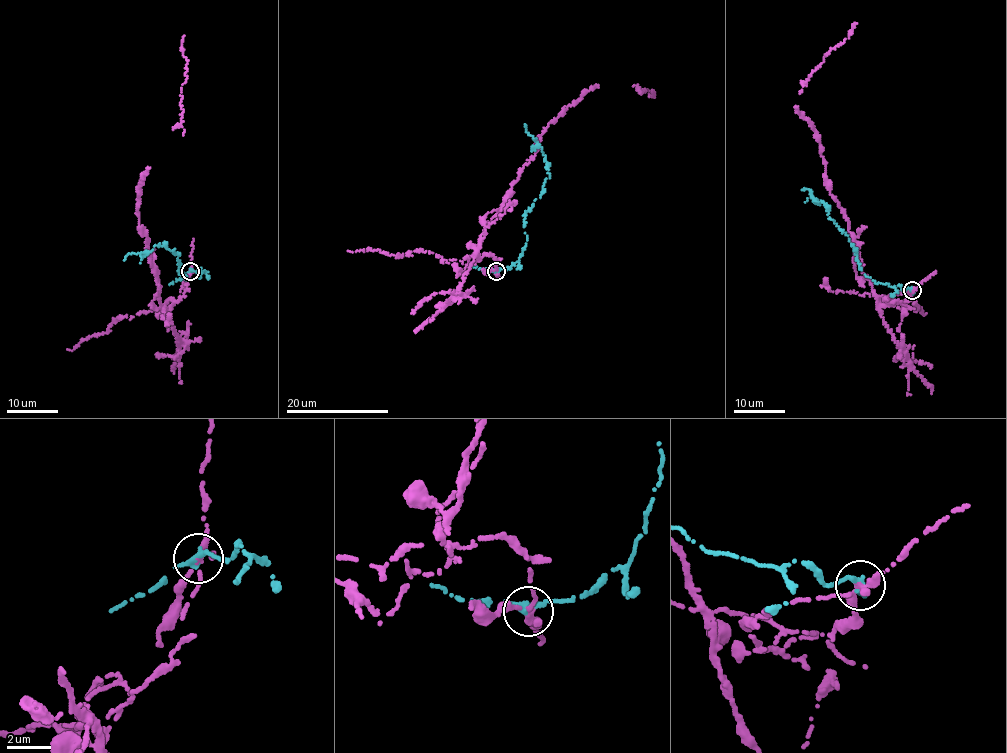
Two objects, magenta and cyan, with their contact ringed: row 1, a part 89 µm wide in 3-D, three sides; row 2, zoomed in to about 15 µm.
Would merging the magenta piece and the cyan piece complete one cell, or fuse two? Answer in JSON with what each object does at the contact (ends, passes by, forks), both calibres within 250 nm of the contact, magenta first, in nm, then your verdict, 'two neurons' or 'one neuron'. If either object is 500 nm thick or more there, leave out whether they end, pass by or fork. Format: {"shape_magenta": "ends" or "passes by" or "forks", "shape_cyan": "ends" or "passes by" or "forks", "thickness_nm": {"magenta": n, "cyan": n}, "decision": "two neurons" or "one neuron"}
{"shape_magenta": "forks", "shape_cyan": "ends", "thickness_nm": {"magenta": 240, "cyan": 400}, "decision": "two neurons"}

